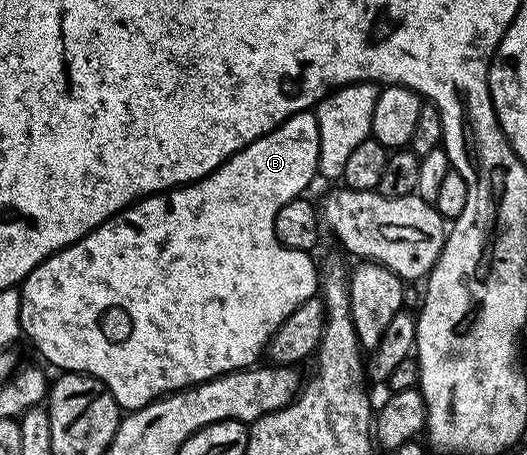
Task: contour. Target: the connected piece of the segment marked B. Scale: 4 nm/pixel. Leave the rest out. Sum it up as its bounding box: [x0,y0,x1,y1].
[19,112,319,411]

